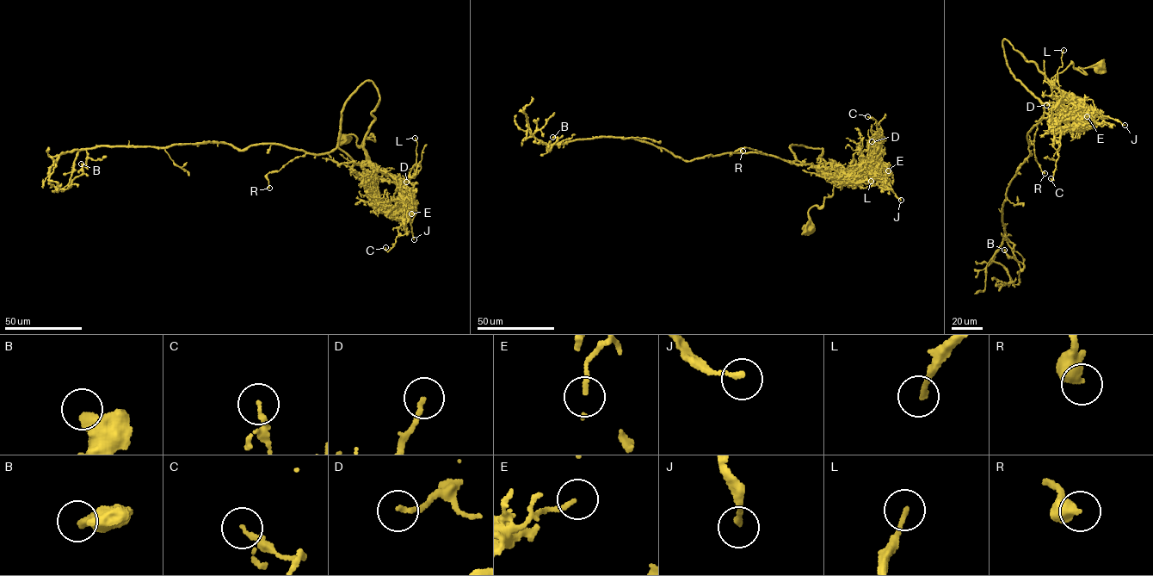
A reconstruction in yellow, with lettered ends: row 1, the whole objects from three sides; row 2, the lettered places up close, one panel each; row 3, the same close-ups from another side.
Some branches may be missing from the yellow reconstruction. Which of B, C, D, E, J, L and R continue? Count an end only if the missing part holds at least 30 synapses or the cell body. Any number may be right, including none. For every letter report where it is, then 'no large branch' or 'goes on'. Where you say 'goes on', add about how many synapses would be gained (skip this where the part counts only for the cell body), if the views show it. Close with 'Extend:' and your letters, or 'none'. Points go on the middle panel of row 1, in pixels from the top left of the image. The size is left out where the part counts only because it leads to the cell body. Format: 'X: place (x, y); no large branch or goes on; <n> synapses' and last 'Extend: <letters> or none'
B: place (552, 137); no large branch
C: place (867, 116); no large branch
D: place (872, 141); no large branch
E: place (888, 170); no large branch
J: place (901, 200); no large branch
L: place (871, 181); no large branch
R: place (742, 151); no large branch
Extend: none

